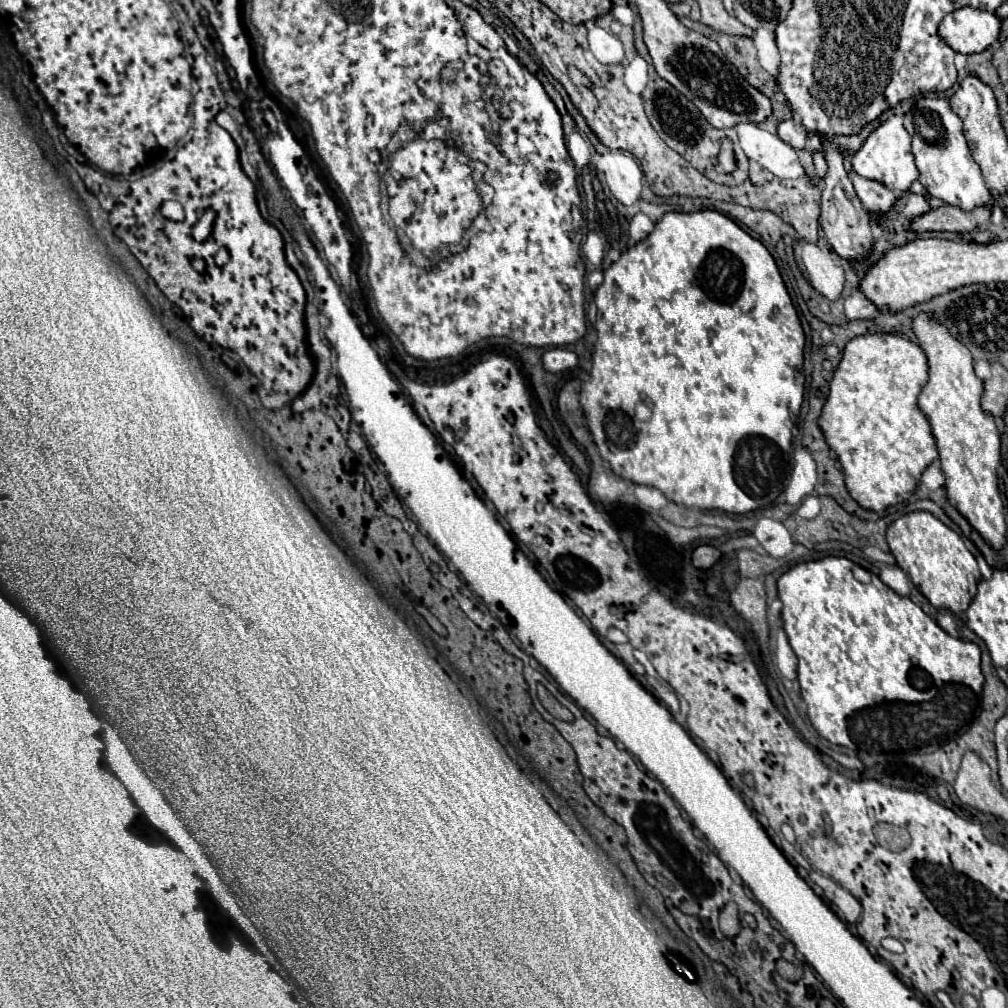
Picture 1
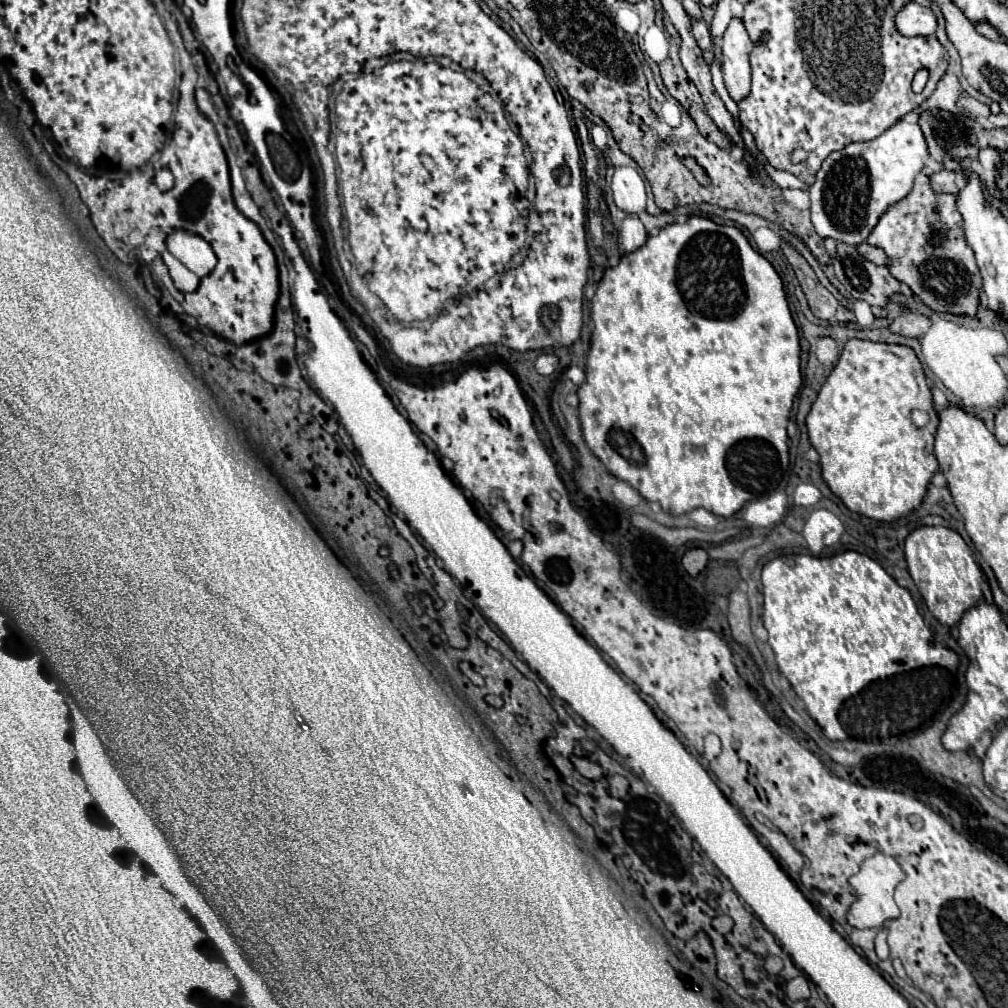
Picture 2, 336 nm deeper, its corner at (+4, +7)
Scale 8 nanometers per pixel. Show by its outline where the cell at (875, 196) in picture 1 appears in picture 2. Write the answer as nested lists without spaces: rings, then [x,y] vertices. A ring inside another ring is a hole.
[[[916,176],[912,192],[904,200],[892,204],[880,216],[866,242],[882,248],[888,254],[888,268],[894,278],[904,282],[928,308],[950,314],[976,314],[982,280],[974,260],[974,252],[964,242],[962,216],[956,210],[956,196],[934,194],[928,176]],[[936,230],[942,230],[946,234],[946,240],[942,246],[932,248],[928,240]]]

